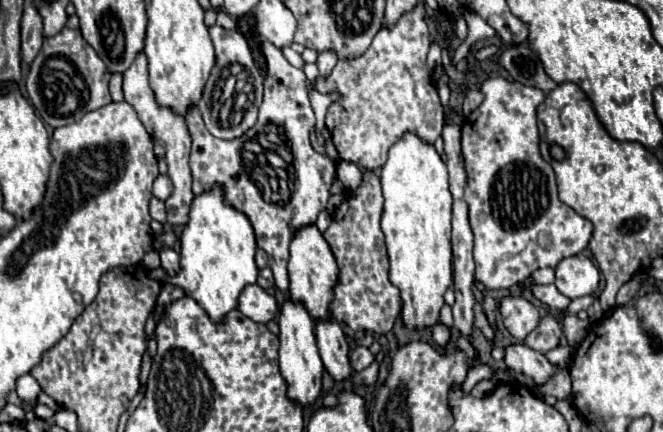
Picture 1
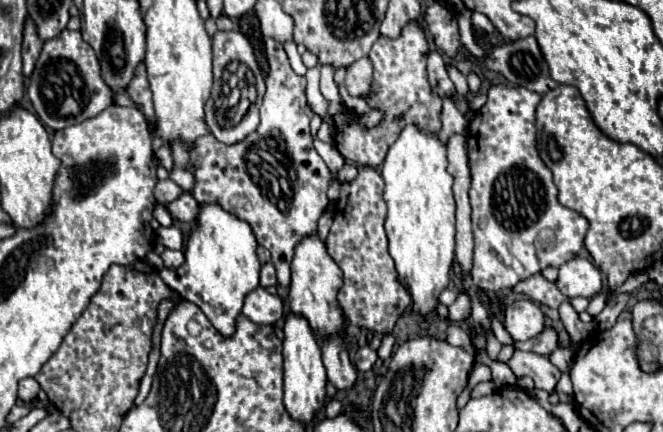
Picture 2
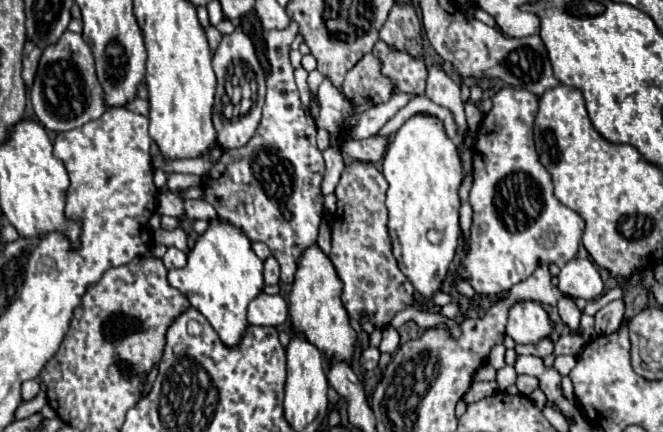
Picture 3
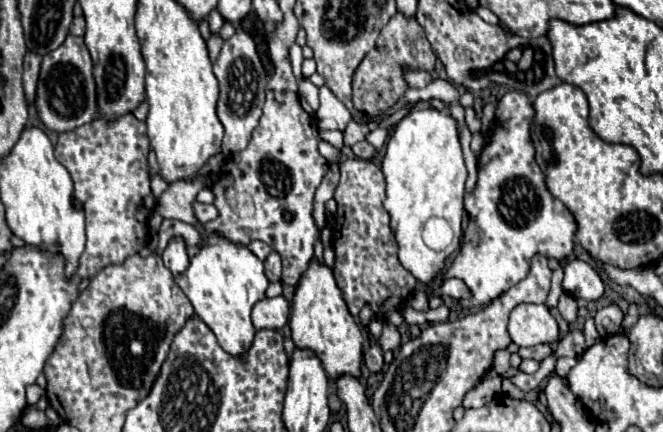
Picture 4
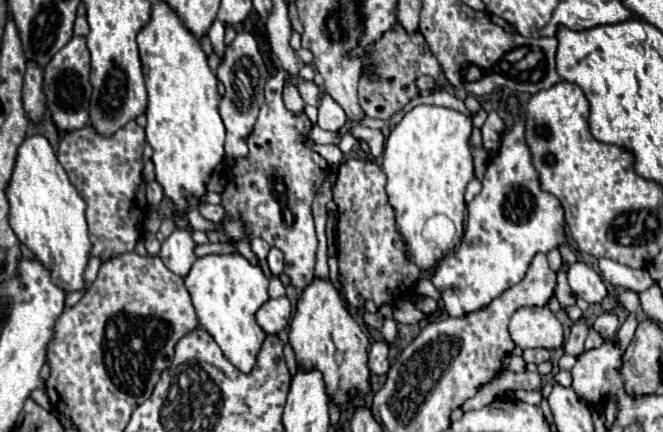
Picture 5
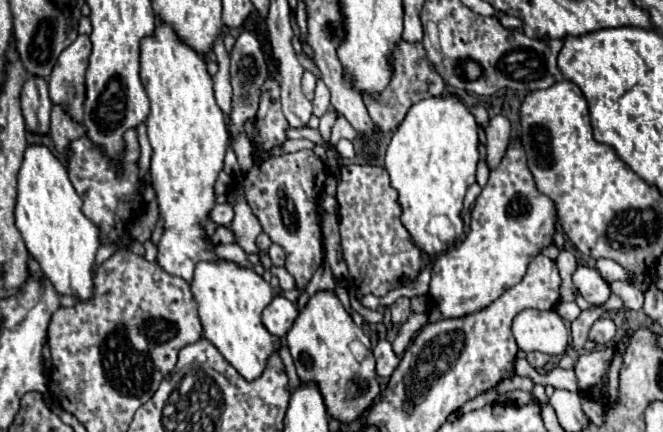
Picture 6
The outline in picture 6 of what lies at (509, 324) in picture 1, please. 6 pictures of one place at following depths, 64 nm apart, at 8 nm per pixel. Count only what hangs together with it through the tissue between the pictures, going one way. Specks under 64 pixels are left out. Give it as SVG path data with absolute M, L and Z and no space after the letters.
M524 310L512 322L518 348L524 352L544 352L548 356L566 354L570 348L570 332L556 310Z

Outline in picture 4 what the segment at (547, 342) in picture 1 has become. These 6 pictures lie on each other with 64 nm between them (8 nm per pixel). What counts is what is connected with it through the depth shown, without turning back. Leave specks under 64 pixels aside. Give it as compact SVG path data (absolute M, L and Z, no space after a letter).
M540 344L540 346L532 346L532 348L520 348L518 354L522 358L532 358L536 362L542 362L546 356L552 354L552 348L548 344Z

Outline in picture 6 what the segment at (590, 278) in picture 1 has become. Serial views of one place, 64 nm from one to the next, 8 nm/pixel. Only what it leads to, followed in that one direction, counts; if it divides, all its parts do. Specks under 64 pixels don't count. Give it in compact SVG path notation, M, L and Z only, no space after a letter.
M578 266L578 270L574 272L574 284L592 306L602 306L610 298L608 282L594 268Z

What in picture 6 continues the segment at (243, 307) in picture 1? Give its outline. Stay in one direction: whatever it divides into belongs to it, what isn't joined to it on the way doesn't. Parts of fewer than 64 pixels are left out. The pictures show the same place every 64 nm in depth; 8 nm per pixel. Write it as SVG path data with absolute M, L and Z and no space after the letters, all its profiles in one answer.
M274 296L274 300L262 312L262 324L268 328L270 334L282 338L288 334L288 330L296 322L298 314L300 312L298 312L296 304L292 304L290 300L286 300L282 296Z

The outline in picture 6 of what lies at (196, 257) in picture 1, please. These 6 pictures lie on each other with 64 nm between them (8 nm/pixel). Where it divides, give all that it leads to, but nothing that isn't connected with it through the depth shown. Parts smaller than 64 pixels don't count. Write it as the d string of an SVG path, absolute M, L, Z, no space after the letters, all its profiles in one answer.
M200 262L192 280L192 294L198 302L204 338L210 340L218 352L238 370L238 374L252 382L266 370L268 358L282 346L278 336L272 336L262 324L262 312L272 302L274 292L268 282L254 270L242 268L234 262Z

